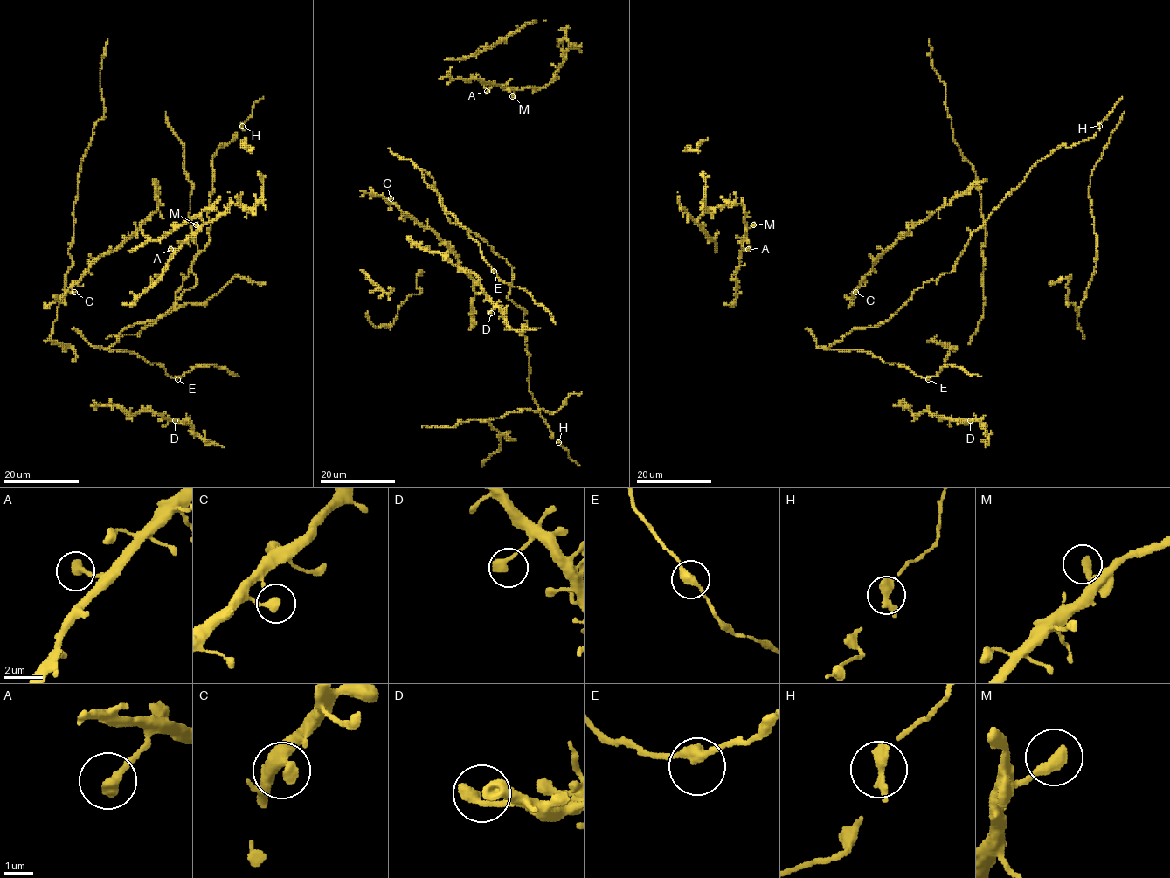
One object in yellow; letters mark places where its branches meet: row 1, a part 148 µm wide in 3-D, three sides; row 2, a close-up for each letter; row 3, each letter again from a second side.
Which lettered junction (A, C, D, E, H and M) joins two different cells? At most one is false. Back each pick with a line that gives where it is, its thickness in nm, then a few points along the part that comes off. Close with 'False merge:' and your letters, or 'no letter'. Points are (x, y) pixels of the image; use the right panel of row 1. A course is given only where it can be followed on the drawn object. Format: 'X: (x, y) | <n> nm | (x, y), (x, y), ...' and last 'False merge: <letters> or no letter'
H: (1099, 126) | 480 nm | (1099, 126), (1123, 97)
False merge: H

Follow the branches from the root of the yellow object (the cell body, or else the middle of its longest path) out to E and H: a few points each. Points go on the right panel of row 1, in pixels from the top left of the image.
E: (822, 348), (870, 352), (887, 363), (908, 367), (915, 375), (928, 379)
H: (822, 348), (885, 322), (914, 290), (949, 273), (970, 235), (1033, 166), (1099, 126)

